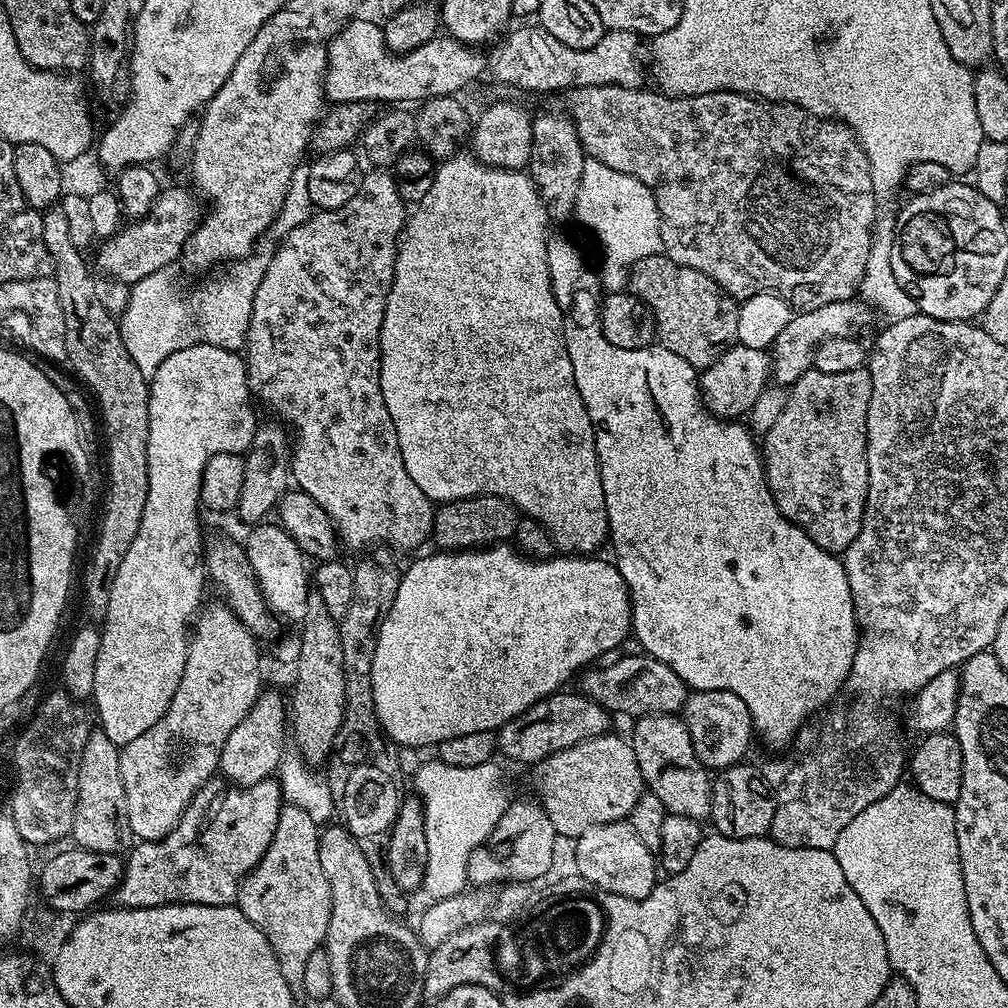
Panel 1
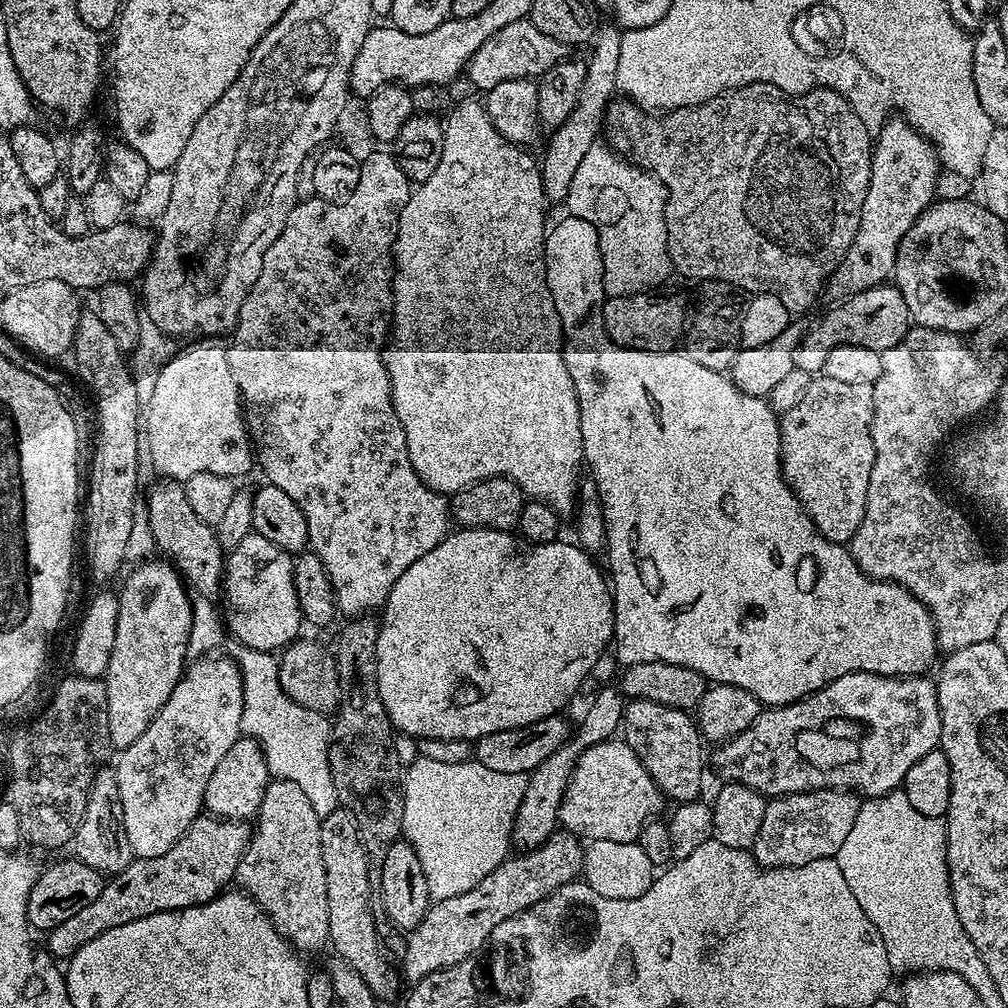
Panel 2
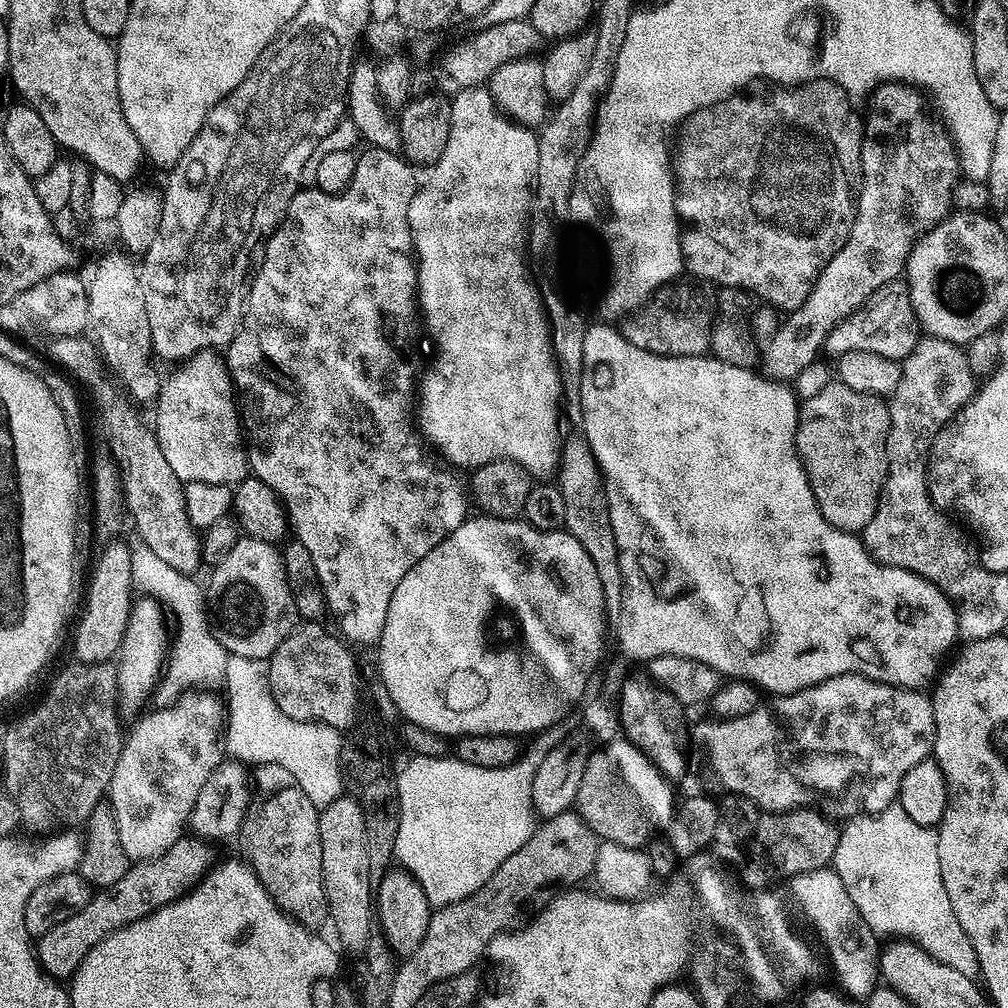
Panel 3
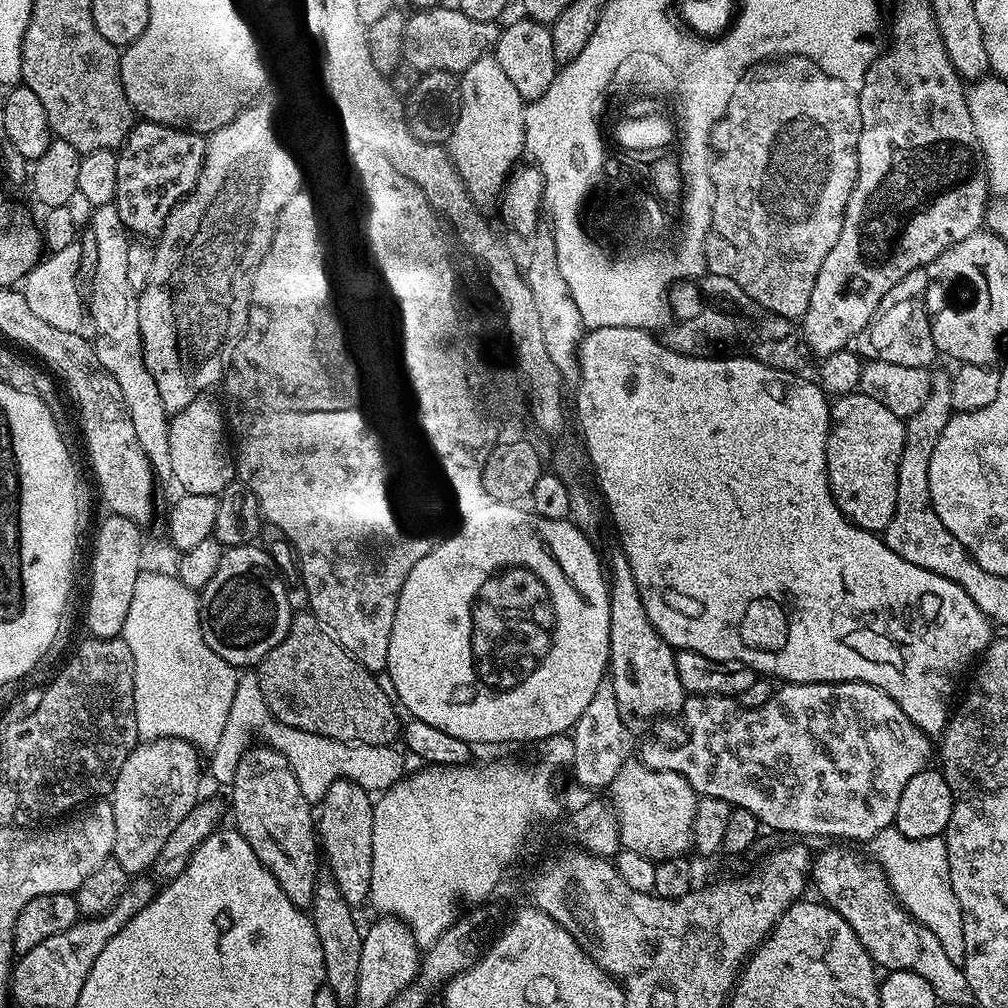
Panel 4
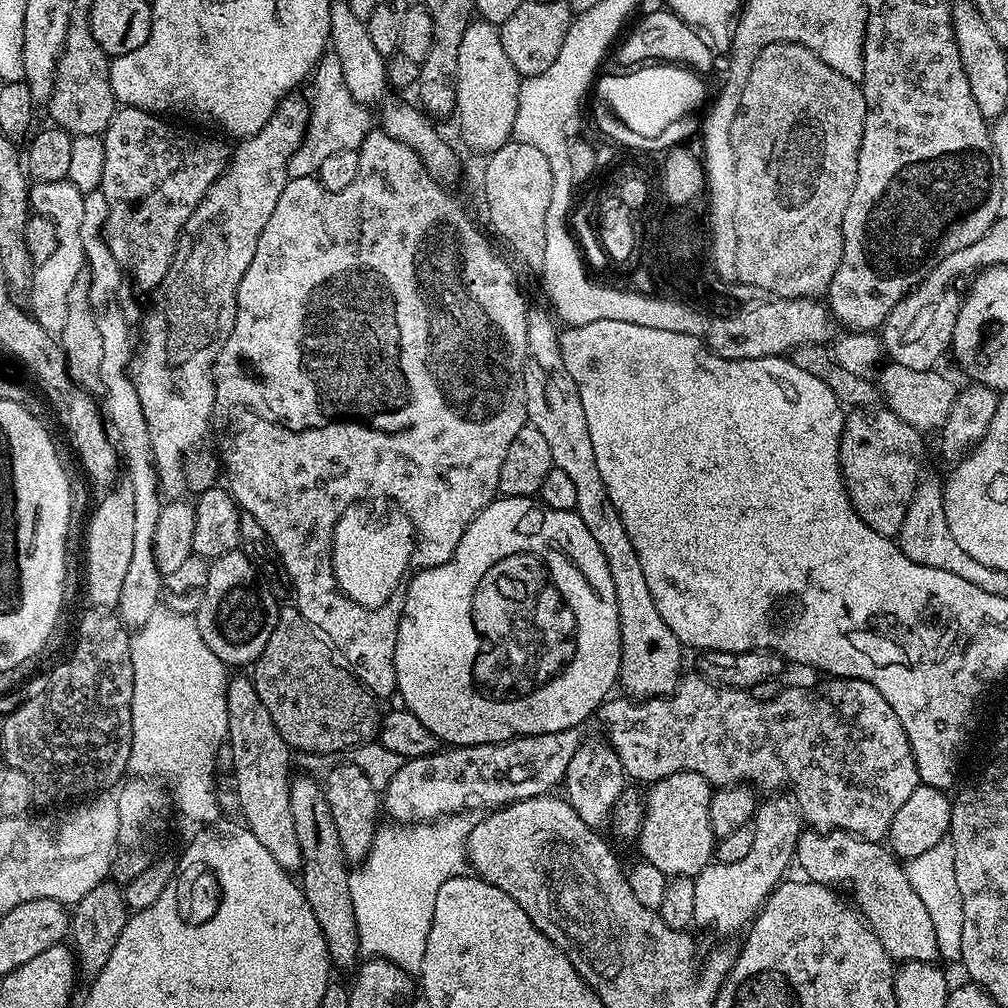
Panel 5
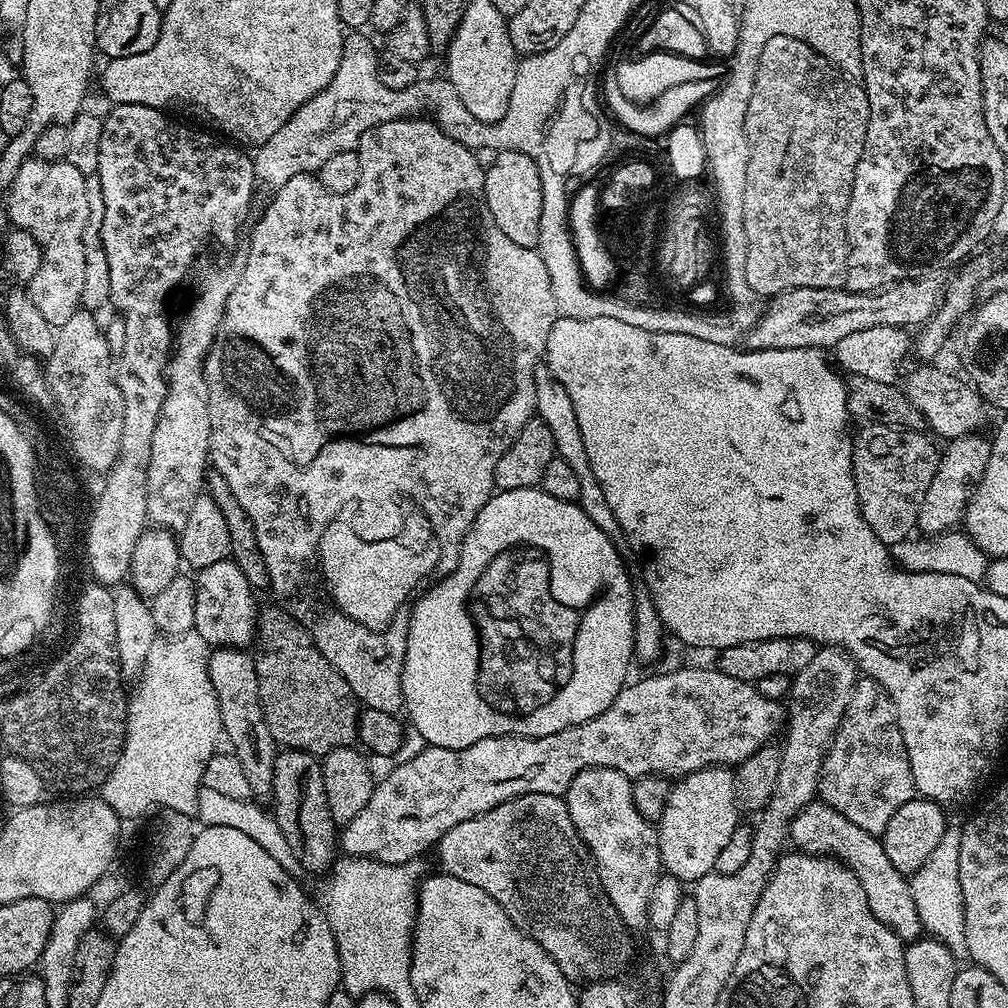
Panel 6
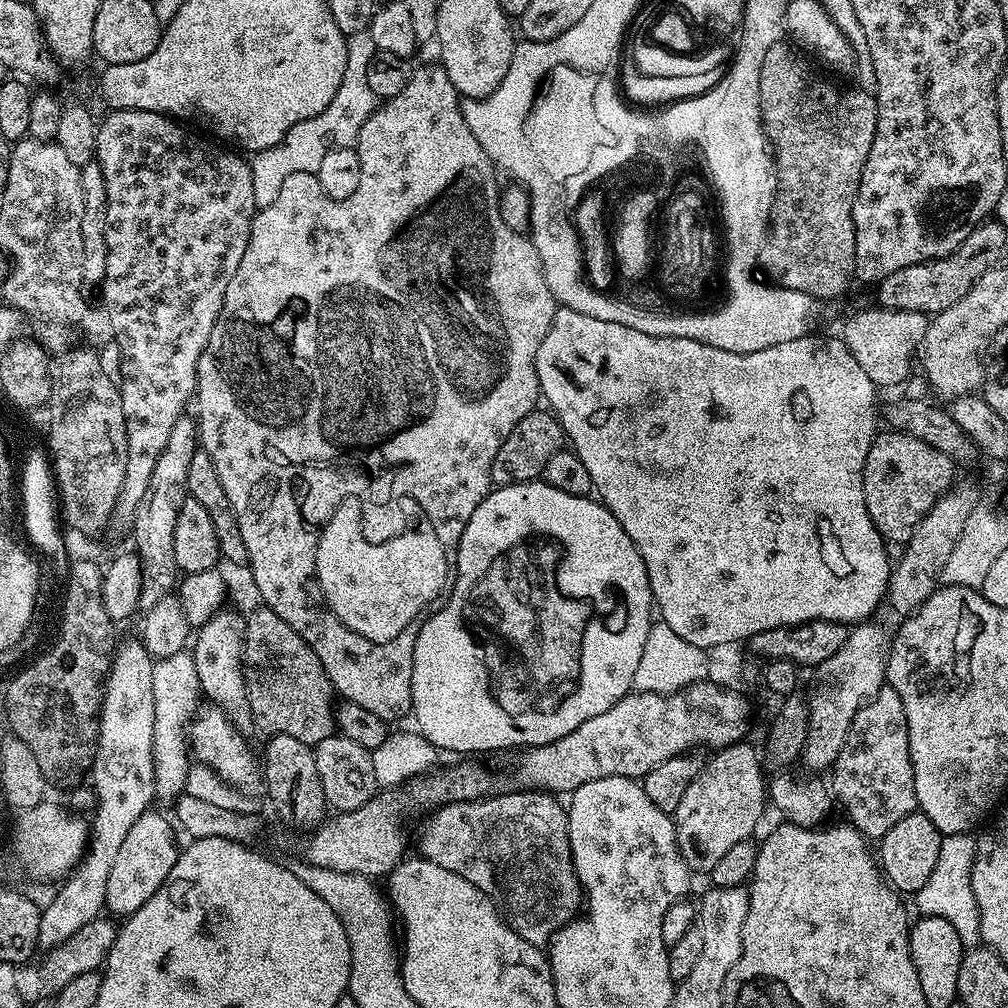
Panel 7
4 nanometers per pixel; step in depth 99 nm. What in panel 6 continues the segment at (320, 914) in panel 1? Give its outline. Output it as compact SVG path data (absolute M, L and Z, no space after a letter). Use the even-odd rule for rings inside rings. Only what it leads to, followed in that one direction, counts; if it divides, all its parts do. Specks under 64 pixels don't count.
M213 647L208 666L210 682L213 683L214 692L217 694L218 710L221 711L223 735L232 743L230 752L242 764L251 795L256 798L267 797L274 782L274 762L278 745L270 734L270 726L266 726L266 718L262 714L253 653L243 648Z

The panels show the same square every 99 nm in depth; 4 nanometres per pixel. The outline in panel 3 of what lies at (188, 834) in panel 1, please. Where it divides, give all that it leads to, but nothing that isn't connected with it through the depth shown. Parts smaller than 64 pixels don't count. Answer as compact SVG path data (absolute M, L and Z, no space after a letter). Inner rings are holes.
M181 838L174 846L170 846L170 850L166 850L158 858L129 863L126 874L122 874L122 878L118 878L116 885L107 894L93 895L92 899L86 902L86 906L82 906L82 910L70 914L70 918L66 918L66 922L58 922L58 926L54 926L54 930L46 930L46 934L42 934L35 941L34 955L44 975L57 982L71 981L82 958L86 958L86 954L94 946L98 946L98 942L102 942L102 938L114 934L122 926L130 926L130 922L138 922L138 918L146 918L151 912L158 911L162 906L174 903L185 892L192 891L213 863L212 852L208 848L211 847L207 843L197 842L192 838Z

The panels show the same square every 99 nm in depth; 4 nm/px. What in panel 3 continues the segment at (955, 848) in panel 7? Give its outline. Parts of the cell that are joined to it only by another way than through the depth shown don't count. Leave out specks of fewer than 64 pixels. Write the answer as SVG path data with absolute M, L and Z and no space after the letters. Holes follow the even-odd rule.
M898 802L876 816L854 816L839 829L831 867L873 932L913 940L938 962L946 962L961 974L979 977L974 946L958 923L954 906L950 906L946 886L942 886L936 828L918 826Z

